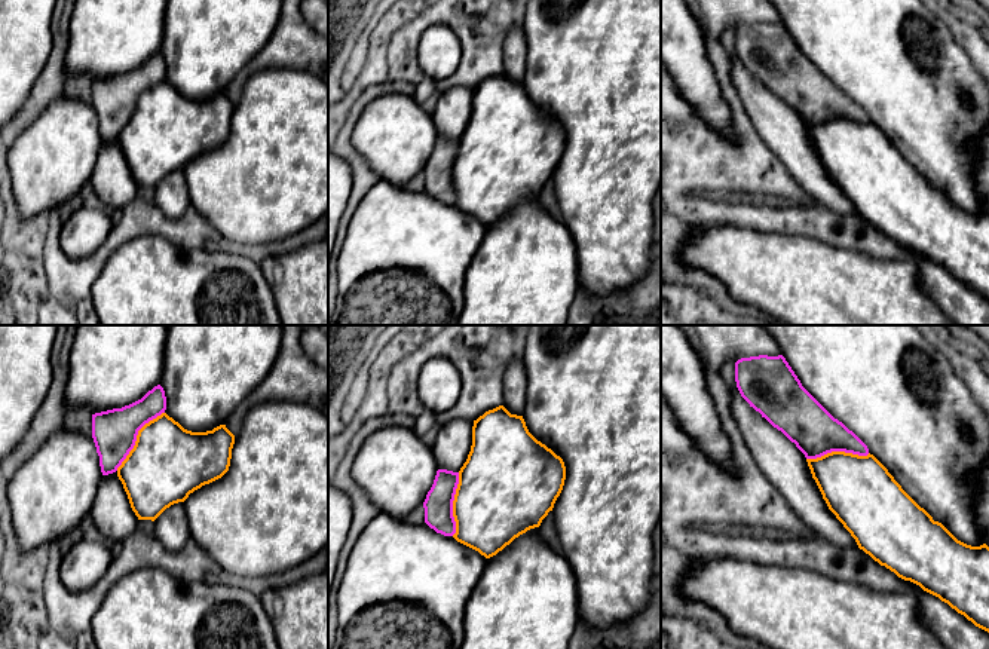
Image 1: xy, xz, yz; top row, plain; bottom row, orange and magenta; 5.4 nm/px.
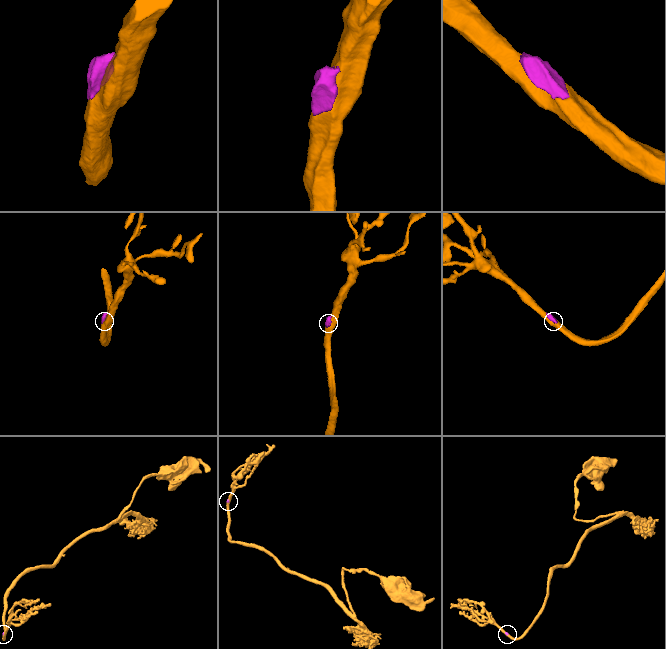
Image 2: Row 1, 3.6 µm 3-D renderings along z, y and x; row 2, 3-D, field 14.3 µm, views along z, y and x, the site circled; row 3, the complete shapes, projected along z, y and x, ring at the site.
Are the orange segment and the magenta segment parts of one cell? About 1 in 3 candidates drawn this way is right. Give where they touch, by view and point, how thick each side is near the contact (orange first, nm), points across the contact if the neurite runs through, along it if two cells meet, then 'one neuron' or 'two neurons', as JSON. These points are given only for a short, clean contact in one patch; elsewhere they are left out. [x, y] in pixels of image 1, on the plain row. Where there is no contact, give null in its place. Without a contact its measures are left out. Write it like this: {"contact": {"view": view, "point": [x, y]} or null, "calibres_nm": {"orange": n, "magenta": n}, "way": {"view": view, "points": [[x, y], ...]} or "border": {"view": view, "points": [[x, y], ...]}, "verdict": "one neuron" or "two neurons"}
{"contact": {"view": "xy", "point": [137, 106]}, "calibres_nm": {"orange": 400, "magenta": 240}, "verdict": "two neurons"}

